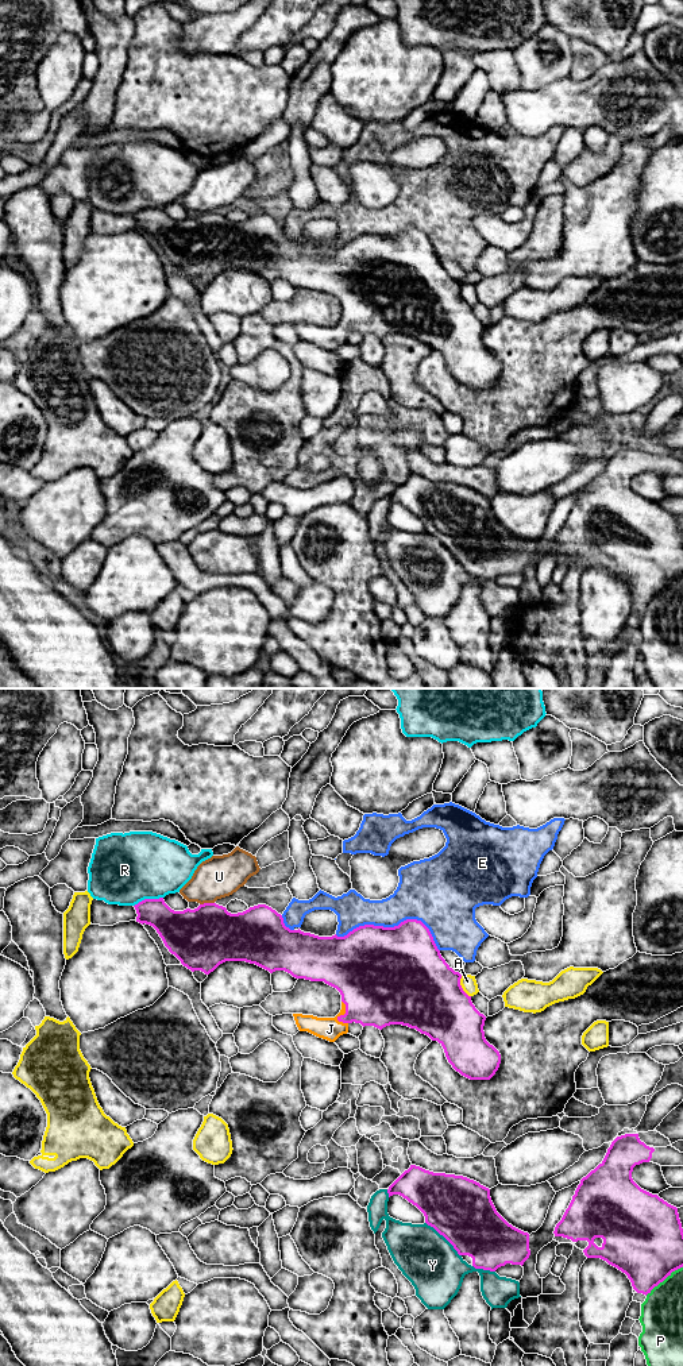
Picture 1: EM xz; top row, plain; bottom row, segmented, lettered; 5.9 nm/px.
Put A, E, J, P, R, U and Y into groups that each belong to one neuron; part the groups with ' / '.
A / E / J / P / R / U / Y

